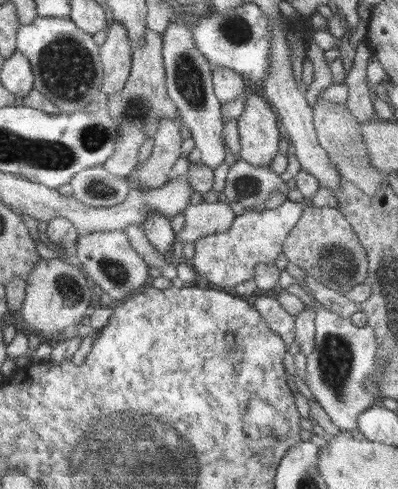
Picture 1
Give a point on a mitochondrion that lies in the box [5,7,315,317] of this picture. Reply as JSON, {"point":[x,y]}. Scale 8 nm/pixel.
{"point":[68,70]}

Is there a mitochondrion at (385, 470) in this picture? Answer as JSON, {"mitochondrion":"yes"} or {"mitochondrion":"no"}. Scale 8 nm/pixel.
{"mitochondrion":"no"}

